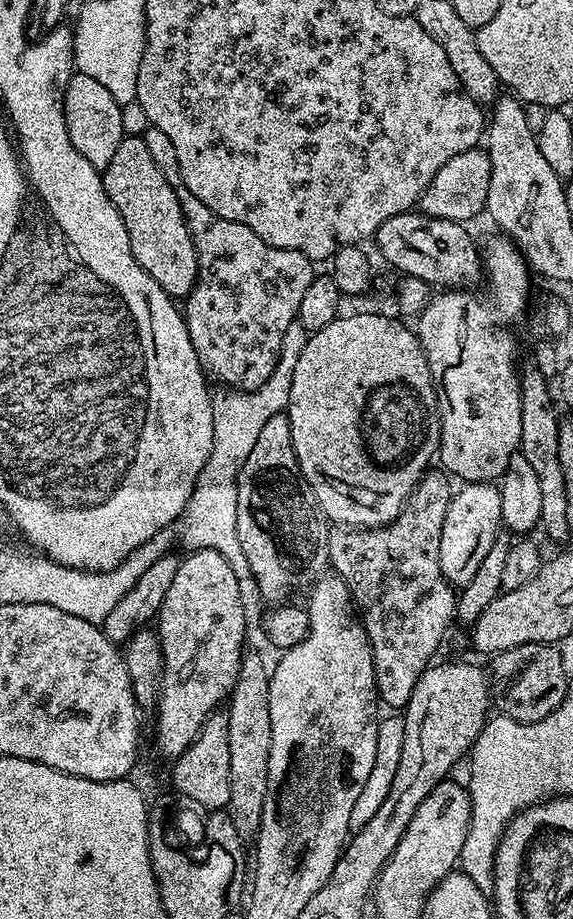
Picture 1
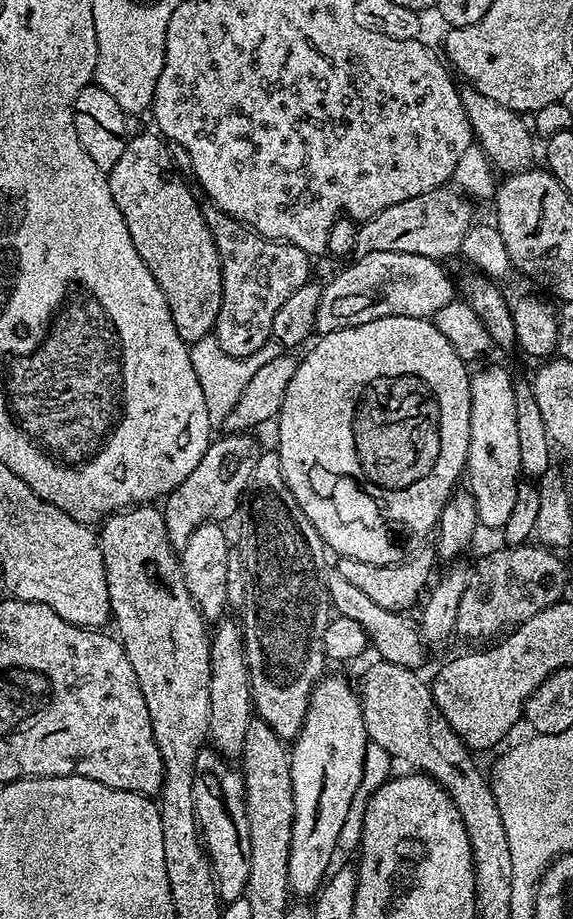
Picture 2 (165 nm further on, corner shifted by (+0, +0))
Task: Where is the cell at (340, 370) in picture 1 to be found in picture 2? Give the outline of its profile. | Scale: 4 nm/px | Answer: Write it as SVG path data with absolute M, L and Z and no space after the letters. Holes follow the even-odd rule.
M405 316L378 318L362 326L350 326L320 336L317 341L316 345L313 343L307 349L309 352L304 357L299 357L294 376L286 386L286 396L282 400L279 417L274 424L274 427L276 426L274 451L280 458L282 478L286 478L286 486L290 494L294 494L298 506L302 506L306 518L312 523L320 539L329 549L333 548L337 552L337 557L371 564L395 564L398 553L392 549L392 544L388 544L388 532L384 532L384 524L392 524L392 520L401 520L401 523L412 524L412 528L416 528L417 538L426 537L428 531L431 533L437 527L443 507L457 487L456 479L459 476L461 479L468 463L472 409L469 365L456 353L454 346L446 342L446 334L442 334L442 330L438 330L435 323L428 318Z

